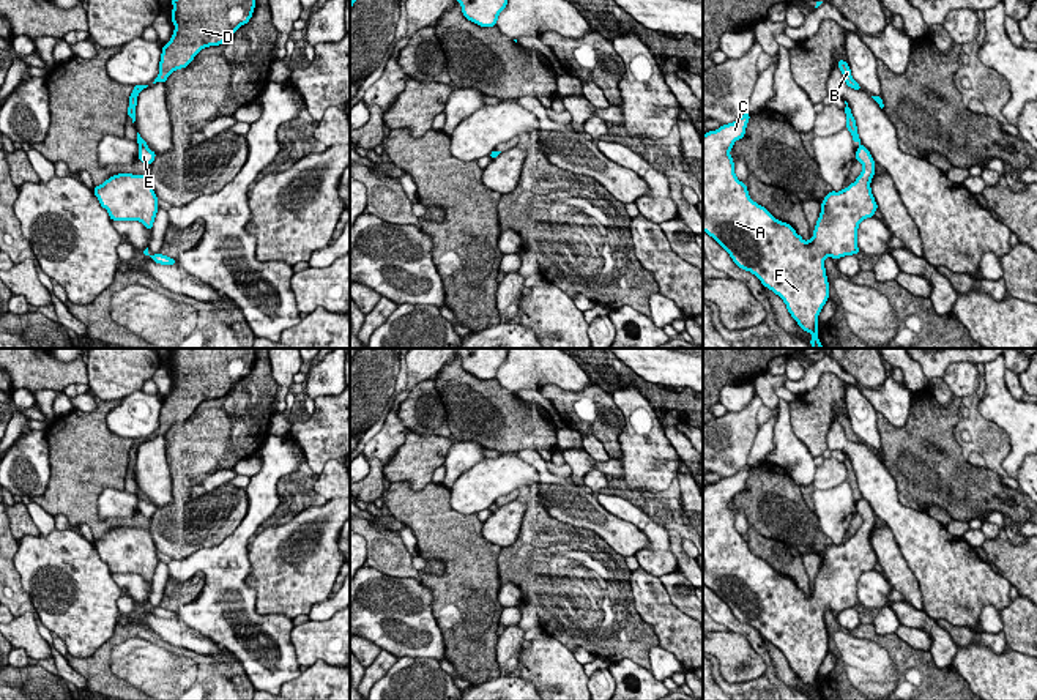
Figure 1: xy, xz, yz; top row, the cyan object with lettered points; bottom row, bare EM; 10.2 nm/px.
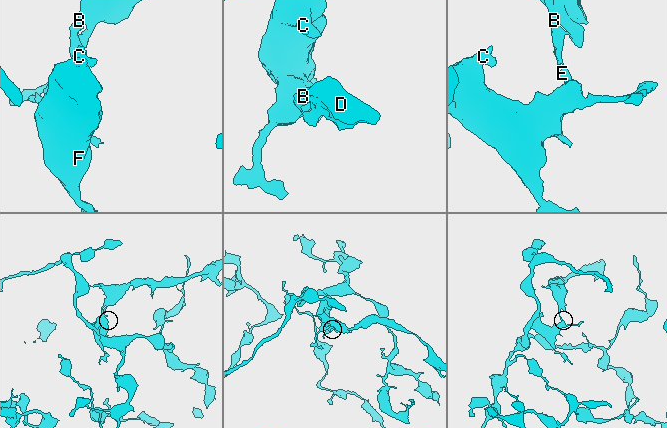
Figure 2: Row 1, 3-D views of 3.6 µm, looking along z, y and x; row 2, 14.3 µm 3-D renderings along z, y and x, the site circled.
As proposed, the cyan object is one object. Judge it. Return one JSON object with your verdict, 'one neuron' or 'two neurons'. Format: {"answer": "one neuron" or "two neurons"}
{"answer": "two neurons"}

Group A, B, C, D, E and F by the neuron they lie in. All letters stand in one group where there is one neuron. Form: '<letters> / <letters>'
A C E F / B D

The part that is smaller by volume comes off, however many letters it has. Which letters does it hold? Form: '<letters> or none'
B, D

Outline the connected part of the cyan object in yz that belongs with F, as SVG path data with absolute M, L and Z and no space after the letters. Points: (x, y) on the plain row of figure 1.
M747 465L736 475L703 489L703 583L730 607L739 621L755 627L764 640L783 653L797 678L813 689L812 700L823 700L816 687L818 668L829 653L824 612L859 607L859 577L873 571L878 563L870 541L875 514L864 498L856 503L856 514L864 520L860 528L840 545L826 547L813 590L804 594L790 577L777 574L764 560L753 555L745 536L736 531L730 503L745 489L749 471Z

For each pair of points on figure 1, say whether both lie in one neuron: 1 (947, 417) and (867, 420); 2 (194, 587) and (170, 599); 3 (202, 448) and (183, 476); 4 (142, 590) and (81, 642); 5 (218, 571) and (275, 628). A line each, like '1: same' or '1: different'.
1: different
2: same
3: same
4: different
5: same

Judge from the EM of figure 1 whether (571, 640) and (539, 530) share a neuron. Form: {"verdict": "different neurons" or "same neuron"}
{"verdict": "same neuron"}

